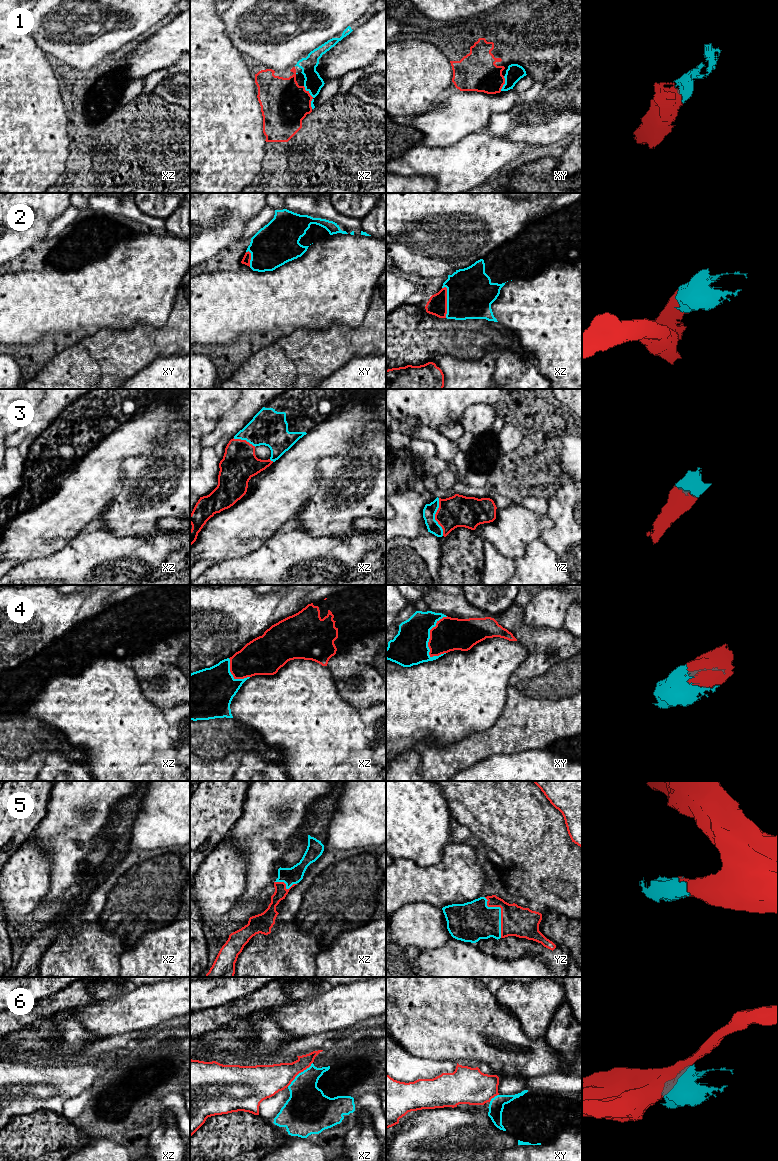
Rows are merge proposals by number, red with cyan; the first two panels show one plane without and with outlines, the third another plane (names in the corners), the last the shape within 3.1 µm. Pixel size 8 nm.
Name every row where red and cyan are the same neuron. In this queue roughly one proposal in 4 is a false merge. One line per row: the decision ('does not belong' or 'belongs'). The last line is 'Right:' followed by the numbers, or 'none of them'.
1: belongs
2: belongs
3: belongs
4: belongs
5: belongs
6: does not belong
Right: 1, 2, 3, 4, 5

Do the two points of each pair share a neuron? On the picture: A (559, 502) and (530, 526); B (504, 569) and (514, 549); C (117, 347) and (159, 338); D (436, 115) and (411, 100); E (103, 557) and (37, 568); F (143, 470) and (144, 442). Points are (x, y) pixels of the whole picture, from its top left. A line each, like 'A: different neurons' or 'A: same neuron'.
A: different neurons
B: different neurons
C: same neuron
D: different neurons
E: same neuron
F: different neurons

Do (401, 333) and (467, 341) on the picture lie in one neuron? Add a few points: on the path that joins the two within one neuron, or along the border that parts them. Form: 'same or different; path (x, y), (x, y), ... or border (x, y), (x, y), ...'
same; path (417, 336), (451, 336)

